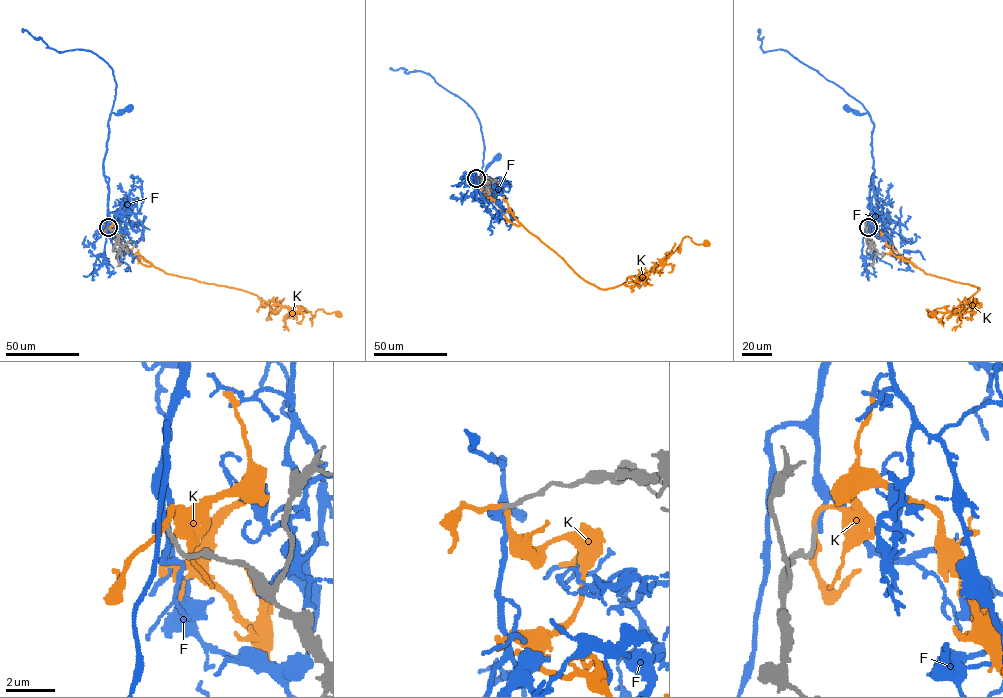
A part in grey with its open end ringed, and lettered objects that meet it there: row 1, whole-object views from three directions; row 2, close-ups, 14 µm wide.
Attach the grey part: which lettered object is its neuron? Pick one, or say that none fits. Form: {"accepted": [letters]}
{"accepted": ["F"]}

